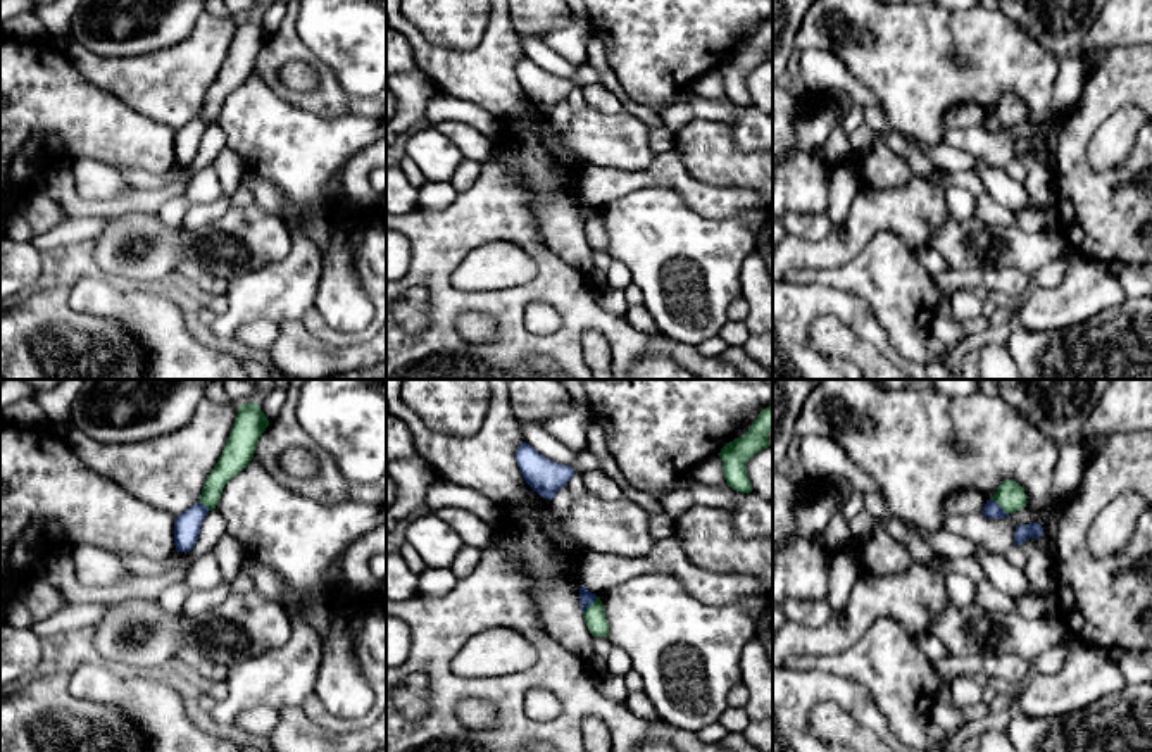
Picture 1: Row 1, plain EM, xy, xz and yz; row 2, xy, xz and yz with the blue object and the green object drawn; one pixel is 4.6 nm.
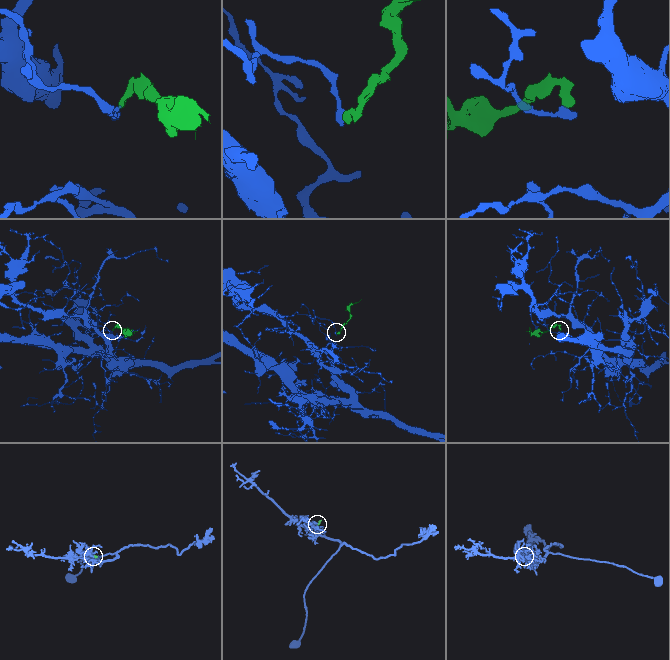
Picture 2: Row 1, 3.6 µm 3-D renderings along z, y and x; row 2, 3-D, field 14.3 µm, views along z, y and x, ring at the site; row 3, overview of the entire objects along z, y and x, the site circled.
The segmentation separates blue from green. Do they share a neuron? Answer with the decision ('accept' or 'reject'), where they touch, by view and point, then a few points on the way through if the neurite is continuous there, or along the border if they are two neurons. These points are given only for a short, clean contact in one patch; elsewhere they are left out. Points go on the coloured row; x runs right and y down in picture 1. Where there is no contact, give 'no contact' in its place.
reject | yz (999, 506) | along yz (990, 499), (1008, 514)

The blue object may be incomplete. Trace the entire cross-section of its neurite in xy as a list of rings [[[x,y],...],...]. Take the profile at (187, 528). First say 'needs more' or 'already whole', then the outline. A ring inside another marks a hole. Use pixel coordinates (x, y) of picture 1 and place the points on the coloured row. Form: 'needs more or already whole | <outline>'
already whole | [[[195,504],[176,517],[174,545],[176,552],[190,552],[198,540],[200,526],[209,509],[203,504]]]

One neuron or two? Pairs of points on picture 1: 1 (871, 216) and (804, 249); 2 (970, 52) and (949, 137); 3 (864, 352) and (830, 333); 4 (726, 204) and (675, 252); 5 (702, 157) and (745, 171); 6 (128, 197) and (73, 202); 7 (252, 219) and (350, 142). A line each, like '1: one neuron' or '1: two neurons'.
1: one neuron
2: two neurons
3: one neuron
4: two neurons
5: one neuron
6: one neuron
7: two neurons

